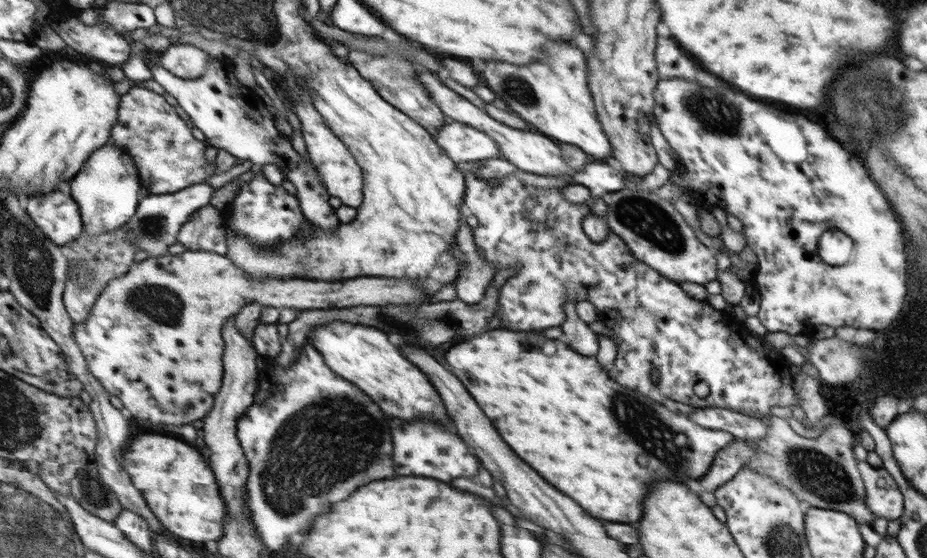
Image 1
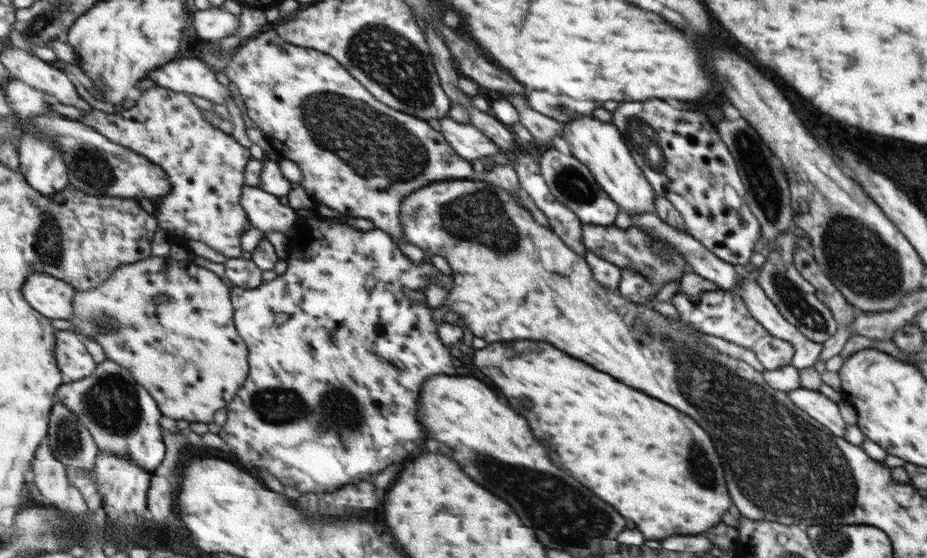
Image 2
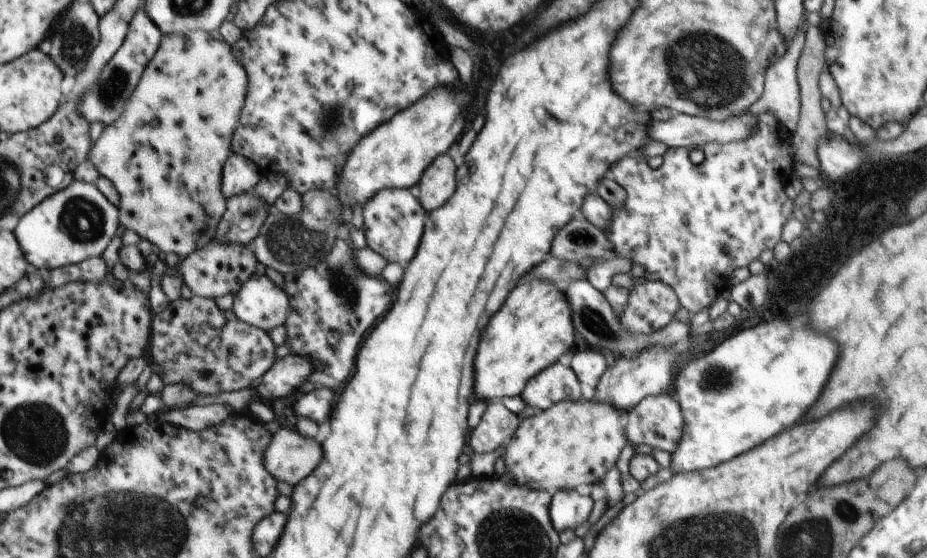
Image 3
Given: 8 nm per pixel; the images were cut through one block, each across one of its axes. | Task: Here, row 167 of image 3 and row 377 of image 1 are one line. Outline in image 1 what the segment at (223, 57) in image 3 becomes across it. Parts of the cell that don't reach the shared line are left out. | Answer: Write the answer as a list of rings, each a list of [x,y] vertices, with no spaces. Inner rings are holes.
[[[189,251],[177,255],[163,255],[160,257],[151,257],[142,261],[136,262],[131,266],[131,270],[123,276],[115,280],[111,280],[105,287],[105,290],[99,295],[96,300],[87,321],[83,323],[75,323],[74,338],[78,342],[79,348],[87,360],[89,371],[97,378],[106,390],[112,396],[118,397],[121,403],[125,406],[125,410],[129,415],[137,416],[137,418],[149,420],[155,424],[173,424],[180,428],[183,425],[191,424],[195,420],[203,420],[207,414],[213,410],[216,402],[216,397],[223,388],[223,380],[226,372],[225,368],[225,355],[226,355],[226,342],[223,337],[223,325],[227,323],[227,319],[233,316],[238,316],[239,311],[243,307],[253,302],[263,303],[265,306],[273,306],[280,310],[281,308],[291,308],[294,310],[306,309],[327,309],[331,306],[343,308],[343,306],[357,306],[363,304],[367,306],[379,306],[381,304],[394,304],[394,305],[411,305],[415,304],[417,300],[423,300],[425,294],[415,288],[413,284],[405,282],[405,280],[389,280],[389,278],[363,278],[363,280],[347,280],[347,282],[331,282],[331,281],[315,281],[309,279],[279,279],[279,278],[265,278],[265,280],[253,281],[253,278],[239,268],[231,258],[217,252],[203,251]]]

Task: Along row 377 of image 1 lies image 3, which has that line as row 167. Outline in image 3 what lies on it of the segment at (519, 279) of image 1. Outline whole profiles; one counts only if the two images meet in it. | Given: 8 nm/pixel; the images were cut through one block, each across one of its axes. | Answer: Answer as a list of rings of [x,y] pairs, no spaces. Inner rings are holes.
[[[770,114],[755,115],[755,130],[751,132],[751,136],[747,140],[729,142],[729,144],[712,142],[701,145],[699,149],[703,152],[703,160],[699,164],[692,164],[687,157],[692,147],[667,147],[666,152],[662,155],[662,163],[656,169],[651,169],[647,165],[647,157],[640,154],[623,158],[615,163],[610,168],[608,175],[624,188],[625,204],[619,210],[611,211],[609,226],[607,226],[607,230],[603,230],[605,238],[609,238],[609,242],[613,244],[615,256],[627,258],[627,260],[631,260],[631,264],[643,266],[643,277],[647,281],[659,281],[670,286],[674,290],[680,306],[683,306],[689,313],[703,310],[705,306],[714,302],[721,292],[728,287],[729,274],[733,270],[748,266],[751,261],[759,257],[762,251],[765,251],[766,254],[767,250],[771,252],[773,246],[781,238],[781,228],[787,222],[787,218],[791,216],[791,208],[793,208],[793,202],[787,198],[785,193],[786,183],[790,179],[793,167],[793,158],[790,152],[790,133]],[[721,246],[727,246],[727,252],[721,252]]]

